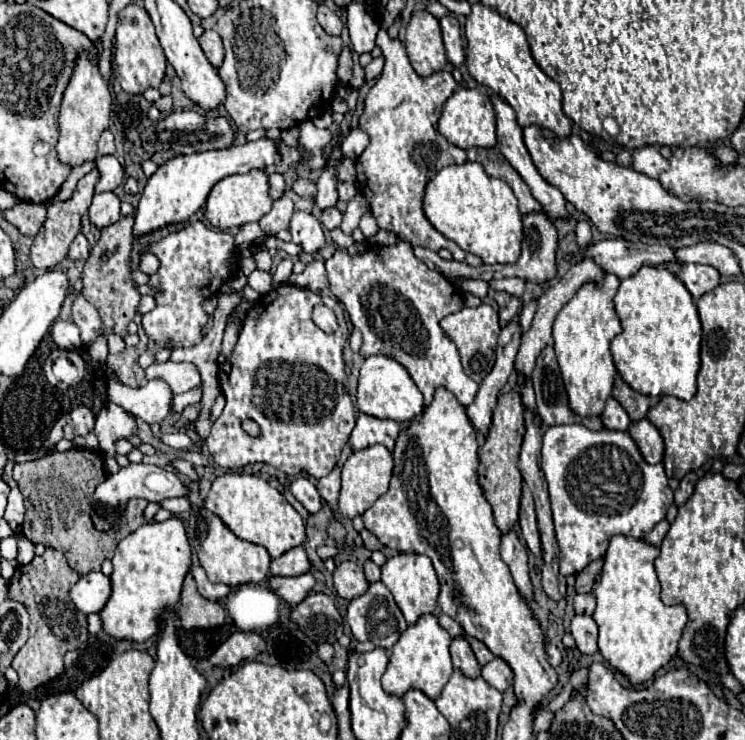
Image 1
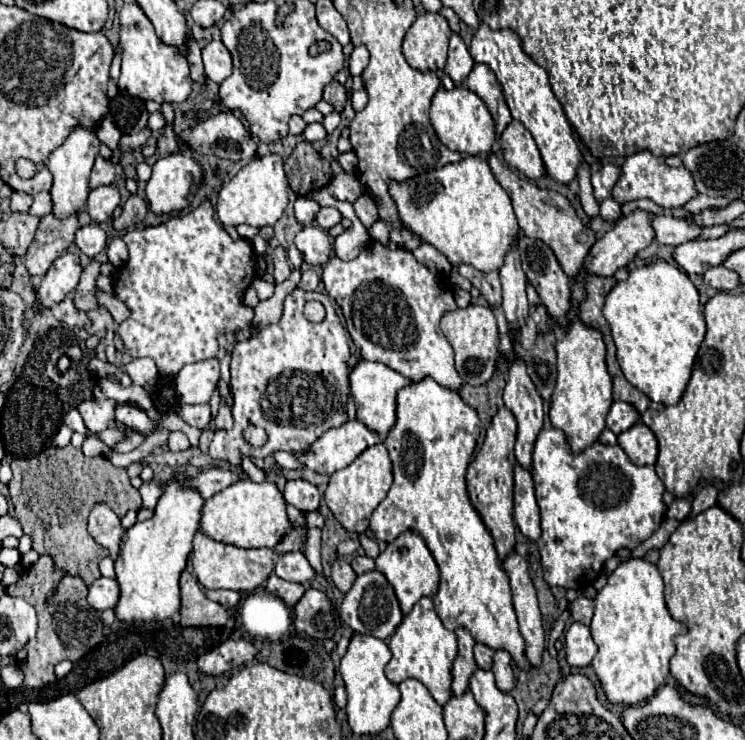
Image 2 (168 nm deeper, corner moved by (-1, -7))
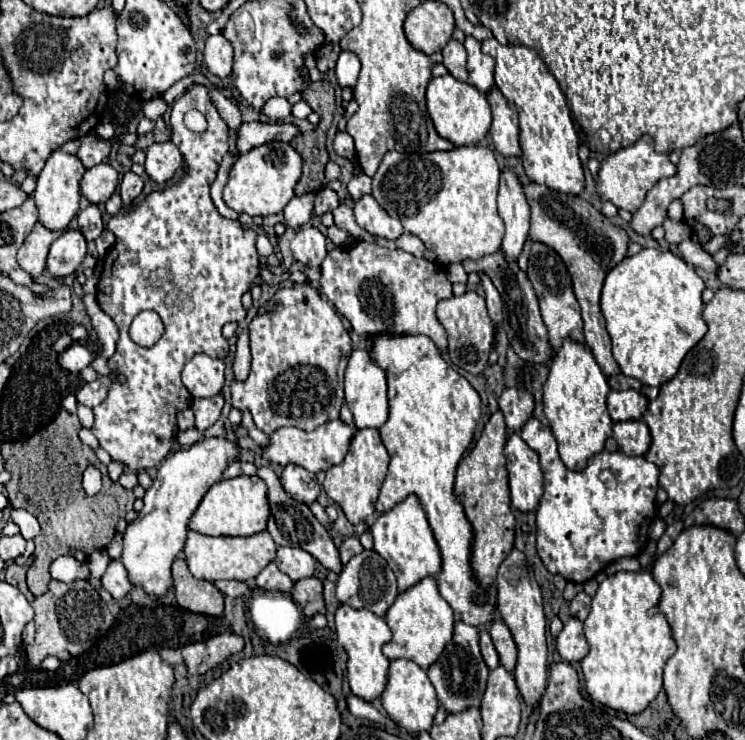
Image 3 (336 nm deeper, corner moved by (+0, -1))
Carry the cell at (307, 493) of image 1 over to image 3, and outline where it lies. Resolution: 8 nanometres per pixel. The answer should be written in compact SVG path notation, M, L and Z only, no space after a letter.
M288 464L288 466L284 468L280 480L282 480L284 490L286 490L294 500L306 502L306 504L312 504L312 502L318 498L320 490L322 490L322 486L318 484L316 476L314 476L312 472L308 472L306 468L298 466L298 464Z

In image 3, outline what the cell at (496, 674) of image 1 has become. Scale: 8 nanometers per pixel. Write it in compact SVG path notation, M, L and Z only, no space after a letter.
M502 618L492 620L490 636L494 640L494 646L496 646L498 654L500 654L500 664L508 672L512 672L514 666L516 666L516 644L514 644L512 634L510 634L510 630L508 630L508 626L506 626L506 622Z

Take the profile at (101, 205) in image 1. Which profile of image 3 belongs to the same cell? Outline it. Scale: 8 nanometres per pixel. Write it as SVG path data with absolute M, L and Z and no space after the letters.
M100 162L88 168L80 180L80 190L92 204L104 204L114 194L116 186L118 172L108 162Z

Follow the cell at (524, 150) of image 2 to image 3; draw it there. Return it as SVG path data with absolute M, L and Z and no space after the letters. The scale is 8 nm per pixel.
M496 86L486 94L486 100L492 110L490 136L496 150L504 156L520 156L522 152L518 144L518 110L508 104L508 100Z

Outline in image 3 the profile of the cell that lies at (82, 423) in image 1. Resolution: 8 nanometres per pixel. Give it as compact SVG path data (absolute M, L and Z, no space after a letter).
M100 376L100 378L96 378L94 382L84 384L84 386L76 392L76 398L78 398L80 404L84 404L84 406L88 406L88 408L94 408L94 406L98 406L98 404L106 398L108 390L110 390L110 378L108 378L108 376Z

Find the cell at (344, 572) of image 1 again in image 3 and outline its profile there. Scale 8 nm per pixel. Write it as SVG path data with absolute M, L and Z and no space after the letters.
M262 466L258 468L258 476L266 482L268 486L268 502L270 502L270 518L268 518L268 532L272 534L274 542L278 546L298 546L306 552L310 552L324 568L332 570L332 572L340 572L342 564L340 564L340 554L338 548L334 546L328 530L314 518L312 510L308 508L308 504L304 502L296 502L294 498L290 498L290 494L284 492L278 476L274 474L274 470L270 466Z

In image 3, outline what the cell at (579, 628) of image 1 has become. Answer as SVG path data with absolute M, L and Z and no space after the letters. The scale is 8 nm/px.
M570 618L564 624L562 632L556 638L556 650L560 652L560 656L566 662L580 662L588 654L590 646L582 634L582 622L580 620Z

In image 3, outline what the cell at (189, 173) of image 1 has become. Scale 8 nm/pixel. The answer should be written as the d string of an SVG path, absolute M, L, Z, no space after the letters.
M156 142L146 150L146 164L144 166L146 166L146 172L152 180L166 182L182 166L180 150L172 142L162 142L162 144Z

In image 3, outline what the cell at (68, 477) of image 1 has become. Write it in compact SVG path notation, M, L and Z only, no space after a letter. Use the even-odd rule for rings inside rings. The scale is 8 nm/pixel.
M60 410L58 416L20 442L4 442L2 456L6 460L6 470L12 474L12 480L6 484L10 504L14 508L26 508L32 512L42 532L34 538L36 542L36 562L28 570L28 588L34 596L46 592L50 582L50 562L60 554L74 554L78 558L88 556L96 548L106 548L116 534L116 524L126 514L128 490L118 482L108 478L108 470L98 462L92 448L84 446L78 438L80 422L76 414ZM86 466L96 466L102 472L102 490L98 496L86 496L80 476ZM126 498L126 500L120 500Z

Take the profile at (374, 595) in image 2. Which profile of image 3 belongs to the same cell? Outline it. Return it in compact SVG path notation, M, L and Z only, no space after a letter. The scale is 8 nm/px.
M362 550L360 554L356 554L340 572L338 584L336 584L336 598L340 602L346 602L354 608L368 608L374 610L374 614L384 616L386 610L390 608L390 602L394 602L394 598L398 596L396 590L396 576L390 570L390 566L386 564L386 560L376 552L376 550Z

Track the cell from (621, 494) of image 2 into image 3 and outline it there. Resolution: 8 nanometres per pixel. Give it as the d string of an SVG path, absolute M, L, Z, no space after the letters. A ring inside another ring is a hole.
M530 416L526 420L526 424L520 428L520 436L528 446L534 446L534 450L538 450L540 462L542 462L544 494L536 508L536 526L538 526L536 548L538 548L538 554L540 554L544 566L552 574L562 574L568 582L582 584L582 582L594 578L606 564L614 562L616 558L638 556L642 552L642 548L648 542L648 528L656 516L654 498L656 498L656 490L658 490L658 474L660 472L652 462L648 462L646 458L640 458L640 456L626 456L622 452L600 452L598 456L594 456L588 462L586 470L570 472L558 456L552 430L548 426L542 426L540 420ZM600 470L612 470L618 480L618 486L606 488L604 482L598 478Z

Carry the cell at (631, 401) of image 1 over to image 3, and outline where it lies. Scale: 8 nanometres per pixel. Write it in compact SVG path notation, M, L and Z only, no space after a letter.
M534 182L526 184L524 190L526 190L526 200L532 208L530 238L556 250L560 254L560 258L564 260L564 264L568 266L568 272L574 282L576 298L582 306L586 344L590 346L602 372L606 376L614 376L620 372L620 368L618 368L616 360L612 358L610 336L606 332L604 318L600 312L600 292L602 292L602 282L604 282L606 274L618 262L622 262L622 258L626 256L630 236L624 228L612 224L600 210L596 210L590 202L586 202L580 196L560 194L560 192L550 190L548 186L534 184Z

